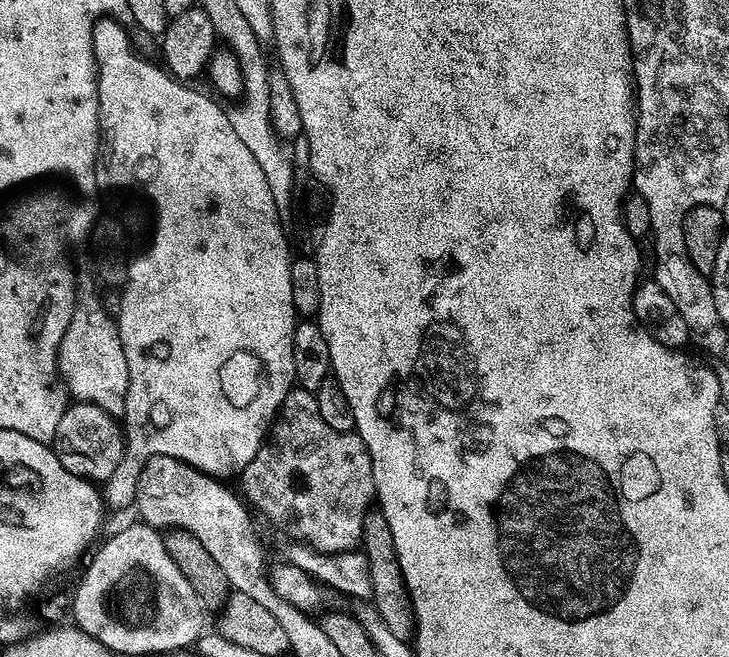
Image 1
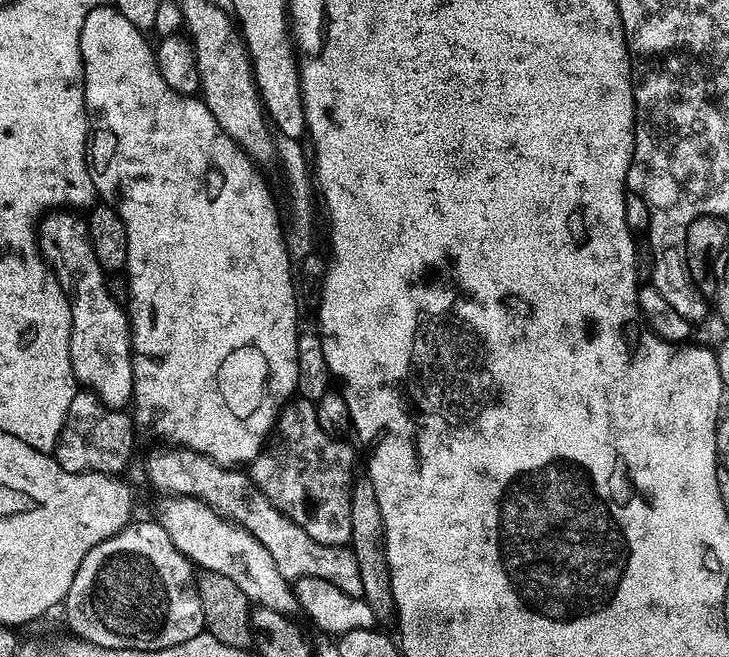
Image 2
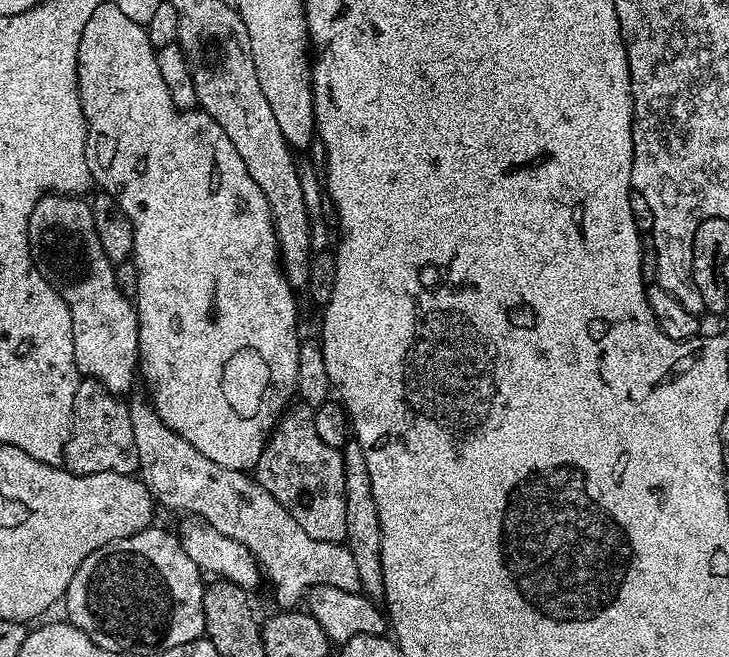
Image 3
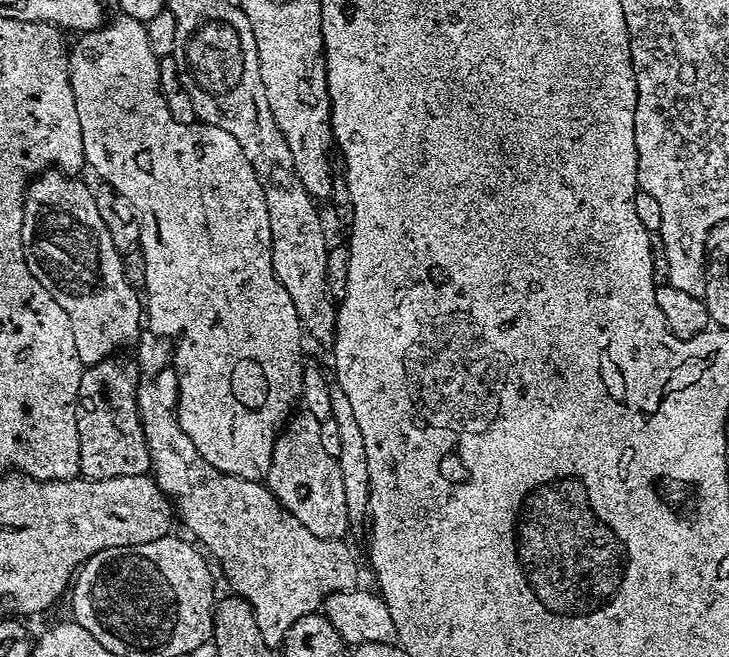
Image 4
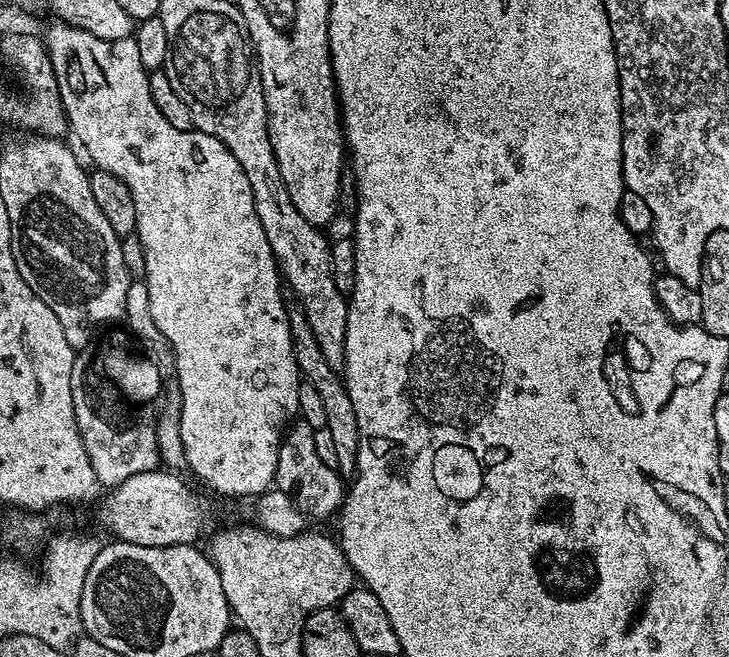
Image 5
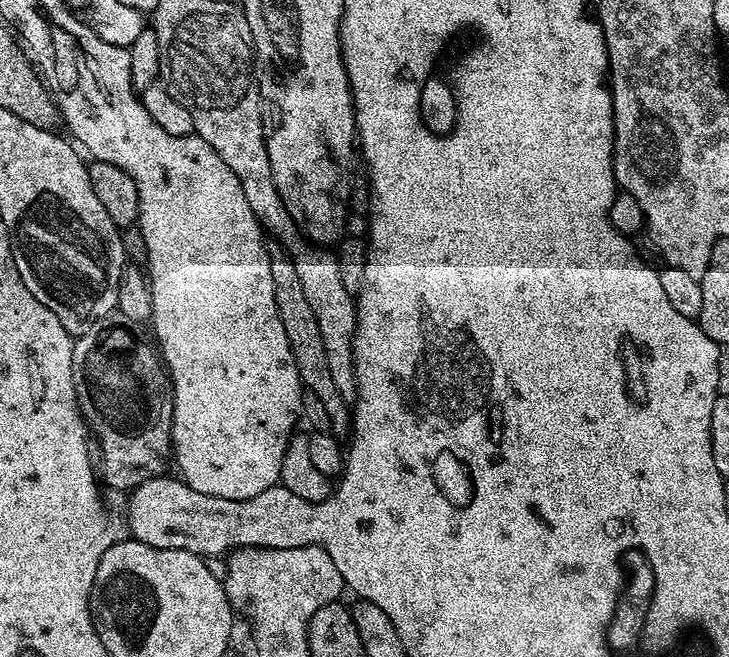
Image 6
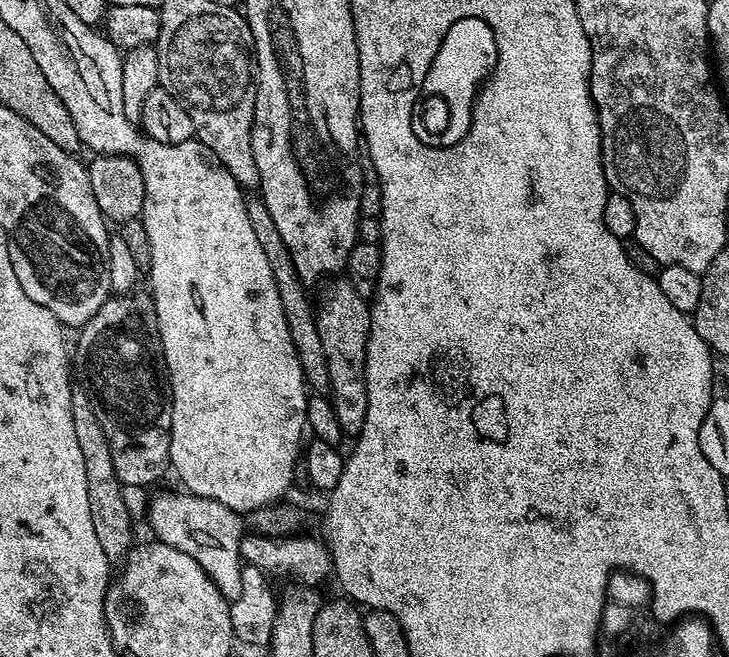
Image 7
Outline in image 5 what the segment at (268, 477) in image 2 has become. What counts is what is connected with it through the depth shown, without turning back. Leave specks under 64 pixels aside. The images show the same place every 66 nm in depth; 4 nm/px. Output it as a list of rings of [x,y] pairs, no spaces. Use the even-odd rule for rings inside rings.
[[[303,422],[293,423],[291,427],[287,429],[284,439],[280,441],[278,466],[276,467],[276,479],[274,484],[279,491],[284,492],[295,500],[297,508],[304,513],[305,517],[312,518],[312,516],[317,516],[320,520],[326,519],[327,516],[335,517],[344,504],[344,497],[346,495],[345,477],[341,476],[333,465],[322,462],[322,458],[318,458],[316,432],[309,424]]]

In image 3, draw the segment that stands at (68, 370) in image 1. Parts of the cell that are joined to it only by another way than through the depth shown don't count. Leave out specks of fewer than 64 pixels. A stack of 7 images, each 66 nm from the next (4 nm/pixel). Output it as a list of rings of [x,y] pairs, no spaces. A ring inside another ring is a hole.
[[[46,194],[34,206],[34,210],[30,214],[28,238],[33,242],[36,239],[36,220],[40,220],[40,208],[52,208],[52,224],[48,224],[48,228],[44,228],[44,236],[60,236],[60,232],[68,232],[68,236],[72,236],[72,240],[76,240],[76,244],[80,244],[80,248],[84,248],[84,260],[88,260],[88,264],[84,264],[84,268],[88,268],[88,272],[92,272],[92,276],[84,276],[84,280],[80,280],[80,284],[76,284],[76,288],[72,288],[72,292],[68,292],[68,298],[65,301],[72,319],[74,362],[78,366],[81,377],[96,380],[107,392],[124,394],[120,392],[130,391],[132,379],[137,379],[138,376],[140,327],[133,301],[129,297],[127,300],[123,290],[116,285],[117,269],[106,258],[106,254],[102,250],[102,242],[98,242],[98,230],[94,226],[91,203],[84,198]]]

